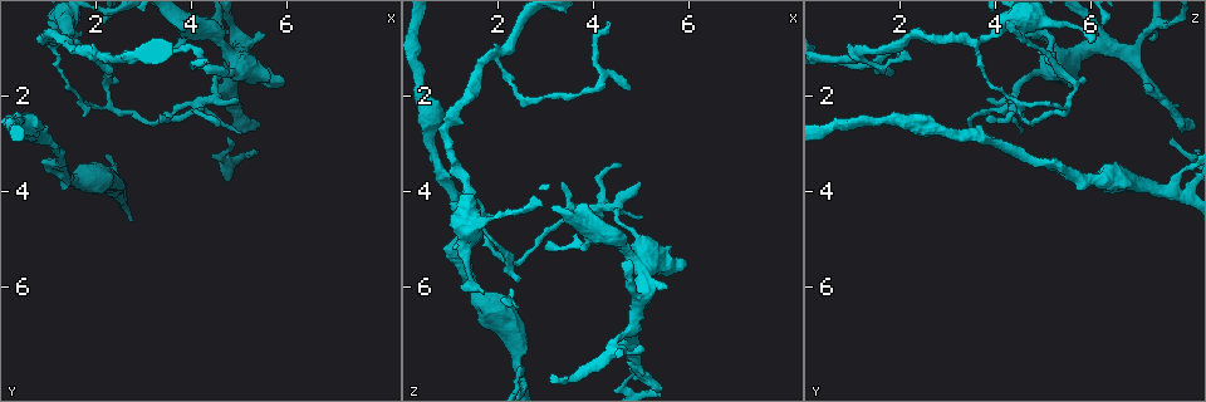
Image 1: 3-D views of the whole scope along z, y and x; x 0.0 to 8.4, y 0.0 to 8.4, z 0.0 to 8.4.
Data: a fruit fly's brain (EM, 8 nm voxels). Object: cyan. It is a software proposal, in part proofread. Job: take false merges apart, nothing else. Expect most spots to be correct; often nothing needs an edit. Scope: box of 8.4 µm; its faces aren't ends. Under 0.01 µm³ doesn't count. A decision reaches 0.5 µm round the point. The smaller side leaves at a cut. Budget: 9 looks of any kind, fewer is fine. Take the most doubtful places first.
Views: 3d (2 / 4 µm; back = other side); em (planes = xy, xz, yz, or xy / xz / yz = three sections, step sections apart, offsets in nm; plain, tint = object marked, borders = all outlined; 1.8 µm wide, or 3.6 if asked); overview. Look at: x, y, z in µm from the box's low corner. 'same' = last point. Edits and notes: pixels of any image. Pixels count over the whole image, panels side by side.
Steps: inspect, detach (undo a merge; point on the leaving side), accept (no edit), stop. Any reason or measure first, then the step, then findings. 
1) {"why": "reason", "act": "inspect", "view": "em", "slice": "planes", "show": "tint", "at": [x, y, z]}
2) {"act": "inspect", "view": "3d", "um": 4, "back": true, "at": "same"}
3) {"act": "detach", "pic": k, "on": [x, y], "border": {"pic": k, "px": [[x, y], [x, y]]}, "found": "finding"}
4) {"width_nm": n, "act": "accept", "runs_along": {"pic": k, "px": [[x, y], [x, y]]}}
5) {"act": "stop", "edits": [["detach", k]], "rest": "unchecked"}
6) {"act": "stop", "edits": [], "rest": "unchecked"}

{"why": "sharp bend", "act": "inspect", "view": "3d", "um": 4, "at": [2.40, 4.00, 7.55]}

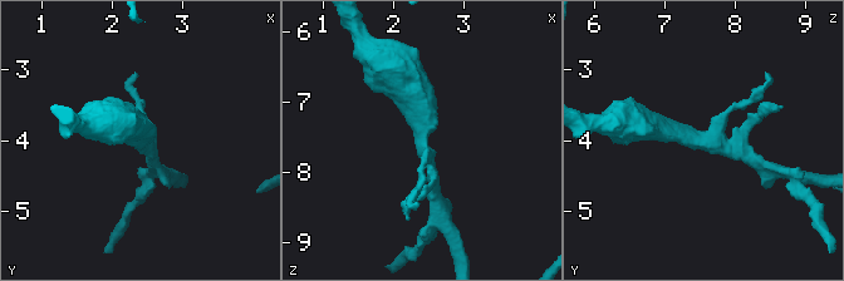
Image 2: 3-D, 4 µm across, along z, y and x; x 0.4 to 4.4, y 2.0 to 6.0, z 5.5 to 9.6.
{"why": "shape alone is not enough", "act": "inspect", "view": "em", "slice": "xy", "step": 16, "show": "tint", "at": [2.40, 4.00, 7.55]}

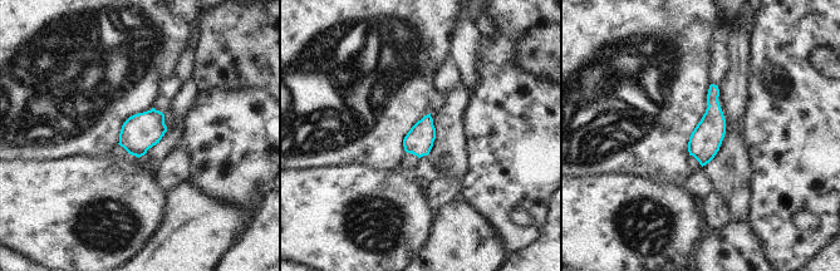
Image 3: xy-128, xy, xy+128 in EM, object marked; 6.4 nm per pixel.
{"act": "inspect", "view": "em", "slice": "planes", "show": "tint", "at": "same"}

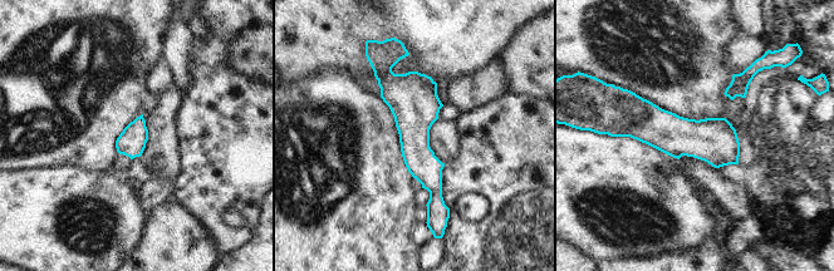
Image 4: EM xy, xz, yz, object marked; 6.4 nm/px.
{"act": "accept", "runs_along": {"pic": 4, "px": [[388, 67], [413, 106], [433, 210]]}, "found": "all the same cell"}

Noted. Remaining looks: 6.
{"act": "inspect", "view": "3d", "um": 2, "at": [4.20, 1.30, 1.55]}

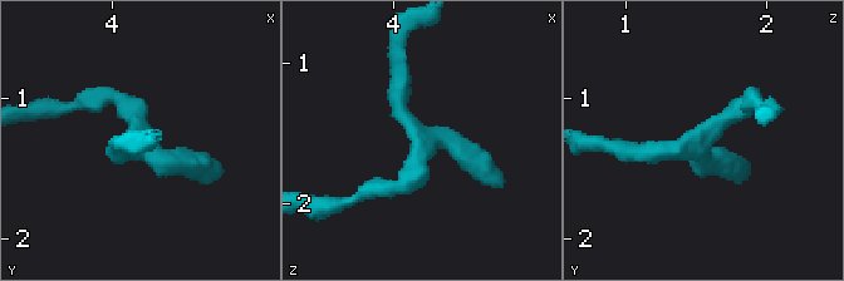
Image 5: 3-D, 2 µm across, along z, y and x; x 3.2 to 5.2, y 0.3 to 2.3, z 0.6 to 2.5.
{"why": "need the tissue", "act": "inspect", "view": "em", "slice": "planes", "show": "tint", "at": [4.20, 1.26, 1.54]}

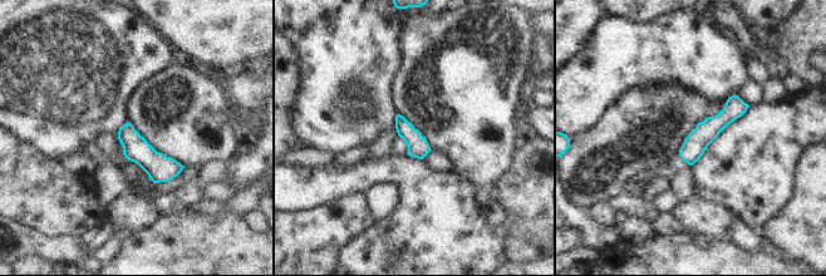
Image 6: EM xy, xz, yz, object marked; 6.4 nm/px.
{"width_nm": 140, "act": "accept", "found": "continuous, no second cell"}

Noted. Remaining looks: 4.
{"why": "abrupt turn", "act": "inspect", "view": "3d", "um": 4, "at": [2.30, 2.20, 5.50]}

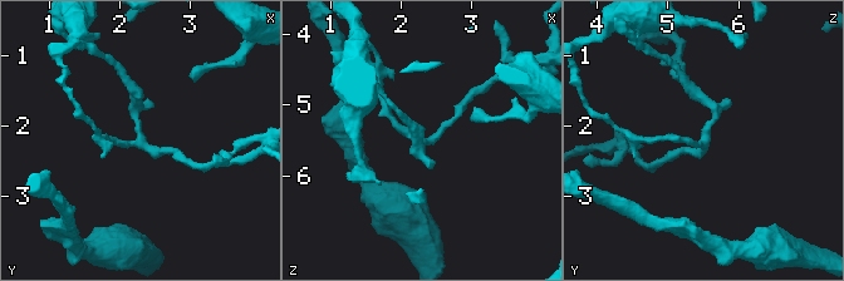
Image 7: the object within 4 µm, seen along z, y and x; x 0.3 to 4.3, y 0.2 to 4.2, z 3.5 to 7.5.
{"act": "inspect", "view": "em", "slice": "xz", "step": 8, "show": "tint", "at": [2.25, 2.20, 5.45]}

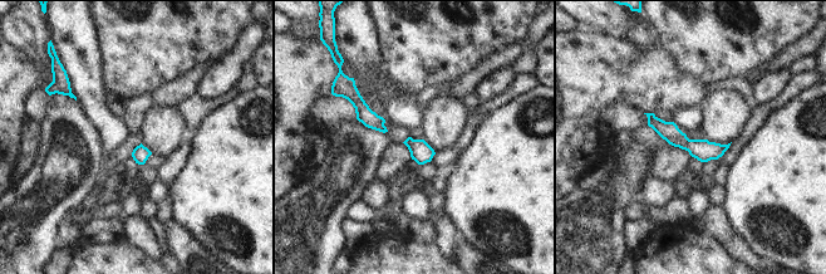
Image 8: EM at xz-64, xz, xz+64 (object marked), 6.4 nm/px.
{"act": "inspect", "view": "em", "slice": "planes", "show": "borders", "at": "same"}

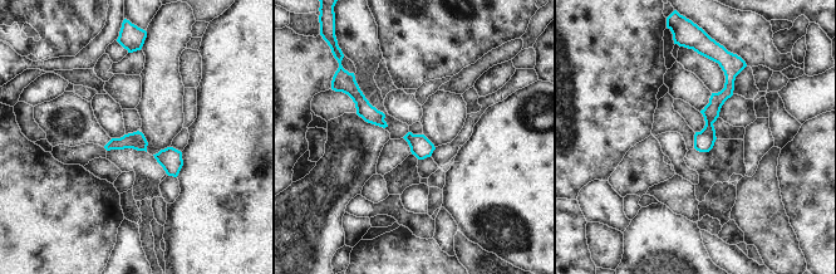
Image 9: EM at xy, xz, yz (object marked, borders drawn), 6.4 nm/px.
{"width_nm": 110, "act": "accept", "found": "one cell here"}

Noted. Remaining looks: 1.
{"why": "side arm on a straight run", "act": "inspect", "view": "em", "slice": "planes", "show": "borders", "at": [1.90, 1.20, 1.15]}

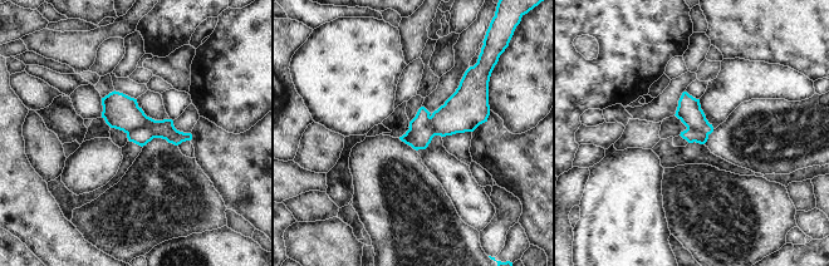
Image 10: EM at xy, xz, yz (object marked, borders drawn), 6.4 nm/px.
{"width_nm": 160, "act": "detach", "pic": 10, "on": [142, 136], "border": {"pic": 10, "px": [[127, 133], [147, 128], [155, 137]]}, "found": "two cells meet here"}

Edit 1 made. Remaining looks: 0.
{"act": "stop", "edits": [["detach", 10]], "rest": "unchecked"}

